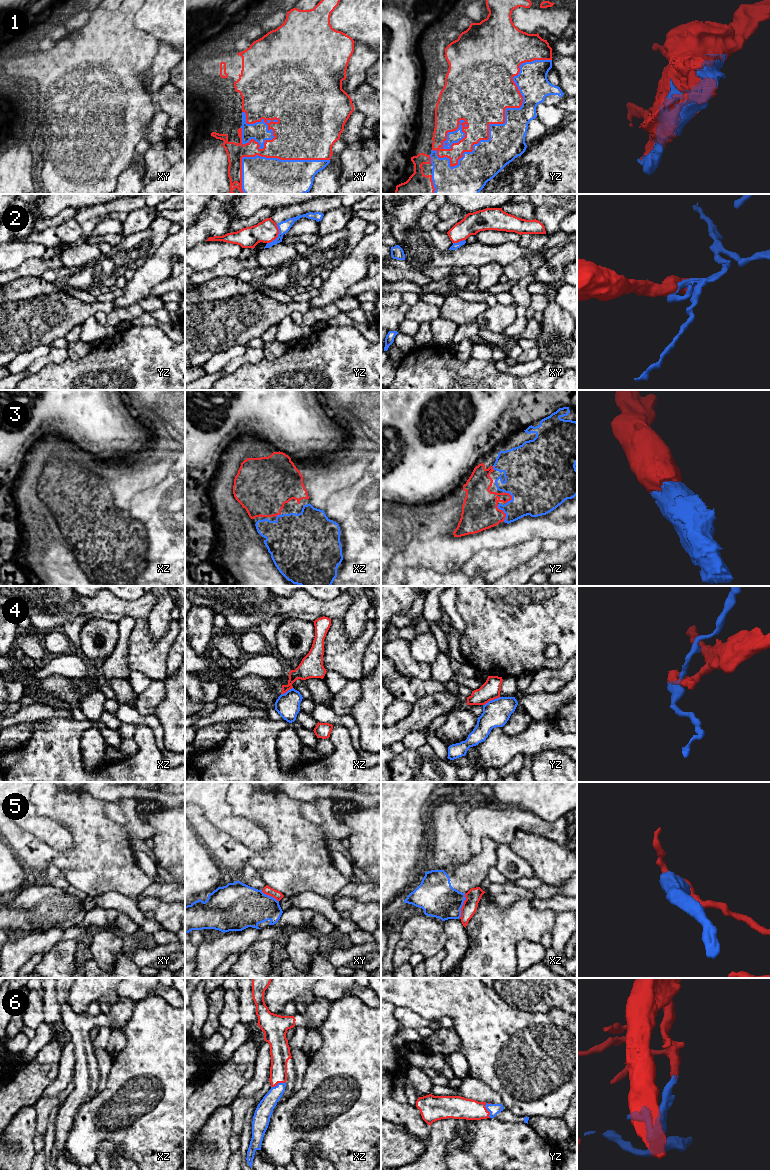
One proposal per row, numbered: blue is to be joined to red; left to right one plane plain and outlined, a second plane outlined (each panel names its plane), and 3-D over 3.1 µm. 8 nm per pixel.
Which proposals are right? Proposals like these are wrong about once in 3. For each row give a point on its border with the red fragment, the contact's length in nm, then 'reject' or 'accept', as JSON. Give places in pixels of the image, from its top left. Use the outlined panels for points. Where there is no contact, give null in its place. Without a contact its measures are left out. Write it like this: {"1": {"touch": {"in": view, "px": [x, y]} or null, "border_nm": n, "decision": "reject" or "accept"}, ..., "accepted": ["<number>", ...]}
{"1": {"touch": {"in": "yz", "px": [504, 122]}, "border_nm": 1200, "decision": "accept"}, "2": {"touch": {"in": "yz", "px": [277, 235]}, "border_nm": 180, "decision": "reject"}, "3": {"touch": {"in": "yz", "px": [504, 513]}, "border_nm": 160, "decision": "accept"}, "4": {"touch": {"in": "yz", "px": [491, 699]}, "border_nm": 150, "decision": "reject"}, "5": {"touch": {"in": "xz", "px": [463, 905]}, "border_nm": 200, "decision": "reject"}, "6": {"touch": {"in": "yz", "px": [486, 1110]}, "border_nm": 130, "decision": "accept"}, "accepted": ["1", "3", "6"]}

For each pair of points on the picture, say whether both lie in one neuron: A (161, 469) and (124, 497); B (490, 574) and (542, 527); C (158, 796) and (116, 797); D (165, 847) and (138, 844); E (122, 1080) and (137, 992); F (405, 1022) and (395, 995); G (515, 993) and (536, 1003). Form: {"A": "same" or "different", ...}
{"A": "same", "B": "different", "C": "same", "D": "different", "E": "different", "F": "different", "G": "same"}

